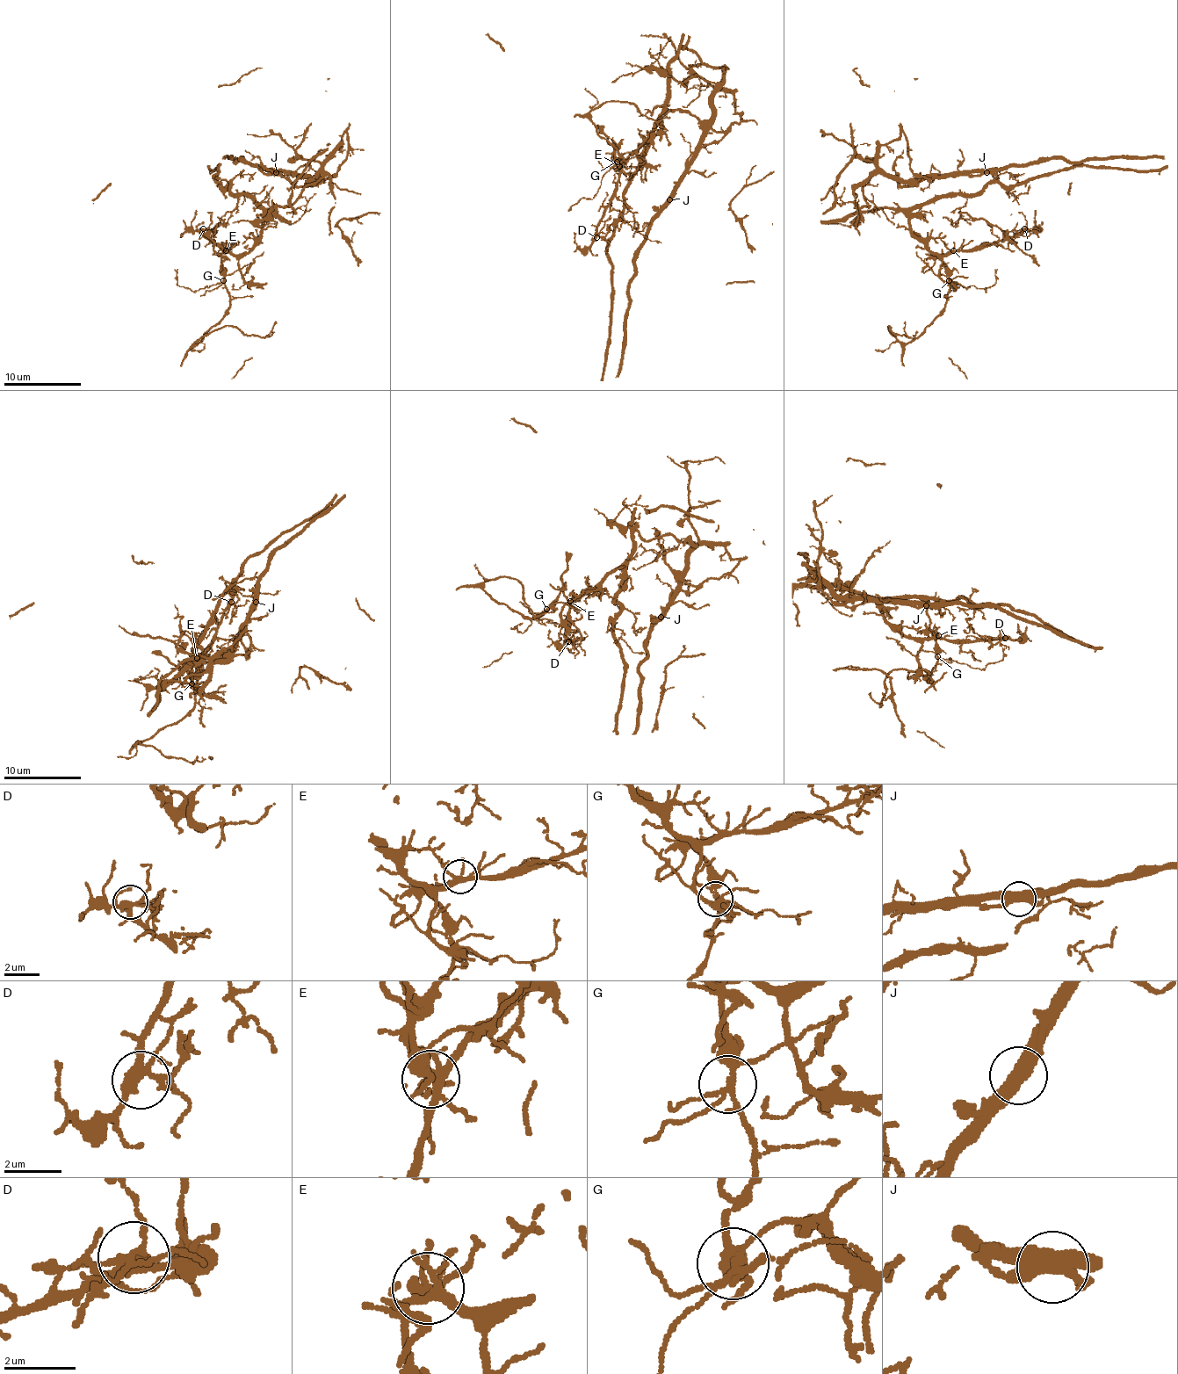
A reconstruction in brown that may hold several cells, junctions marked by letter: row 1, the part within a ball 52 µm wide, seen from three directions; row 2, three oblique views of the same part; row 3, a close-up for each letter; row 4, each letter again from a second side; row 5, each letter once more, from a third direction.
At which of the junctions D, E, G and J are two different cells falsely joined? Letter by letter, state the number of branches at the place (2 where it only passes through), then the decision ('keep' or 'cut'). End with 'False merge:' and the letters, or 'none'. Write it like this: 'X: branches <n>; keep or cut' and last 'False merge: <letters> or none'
D: branches 6; keep
E: branches 7; keep
G: branches 6; cut
J: branches 2; cut
False merge: G, J

